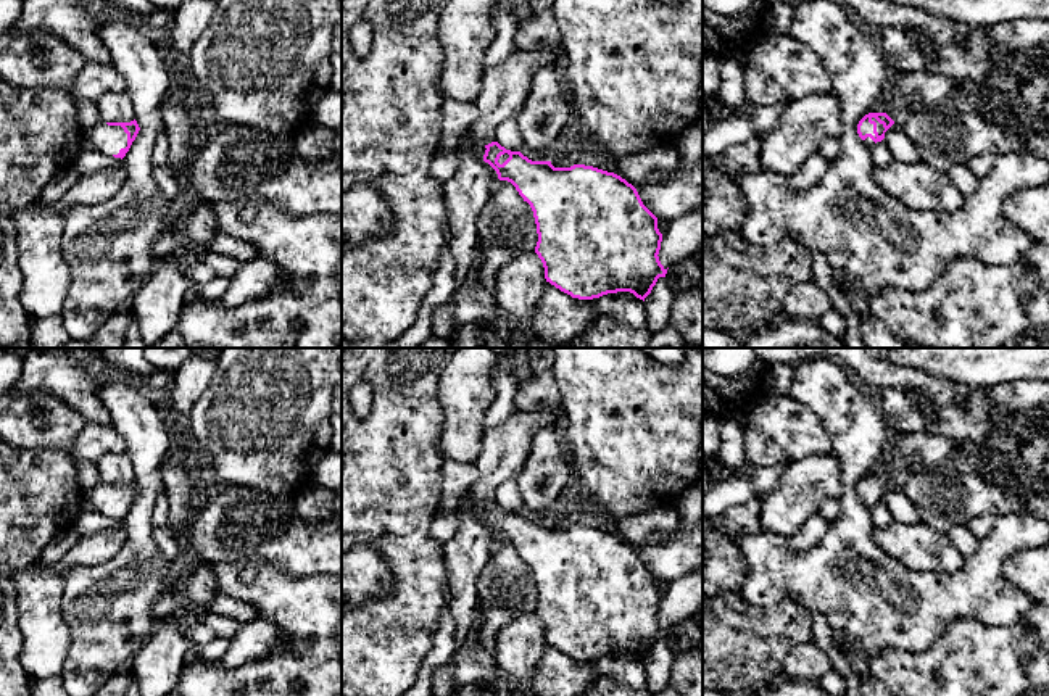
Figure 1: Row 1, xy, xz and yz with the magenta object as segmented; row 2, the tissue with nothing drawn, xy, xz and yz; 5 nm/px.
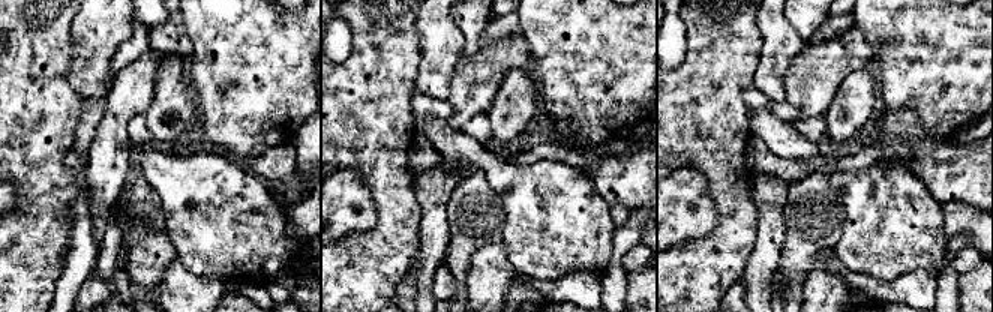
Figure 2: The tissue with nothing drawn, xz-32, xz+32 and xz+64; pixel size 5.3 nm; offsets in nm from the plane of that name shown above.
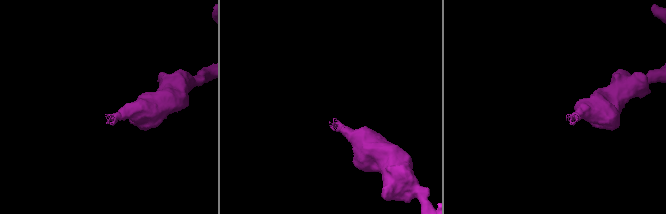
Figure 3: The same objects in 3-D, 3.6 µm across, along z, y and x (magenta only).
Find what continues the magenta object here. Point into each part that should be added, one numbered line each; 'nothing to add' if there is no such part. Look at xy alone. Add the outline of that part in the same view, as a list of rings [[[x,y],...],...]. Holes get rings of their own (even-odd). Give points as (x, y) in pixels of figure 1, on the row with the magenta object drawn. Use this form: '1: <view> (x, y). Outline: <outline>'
1: xy (107, 139). Outline: [[[97,122],[85,132],[82,139],[82,150],[95,150],[106,156],[118,155],[121,148],[127,147],[127,134],[121,126],[108,126]]]

